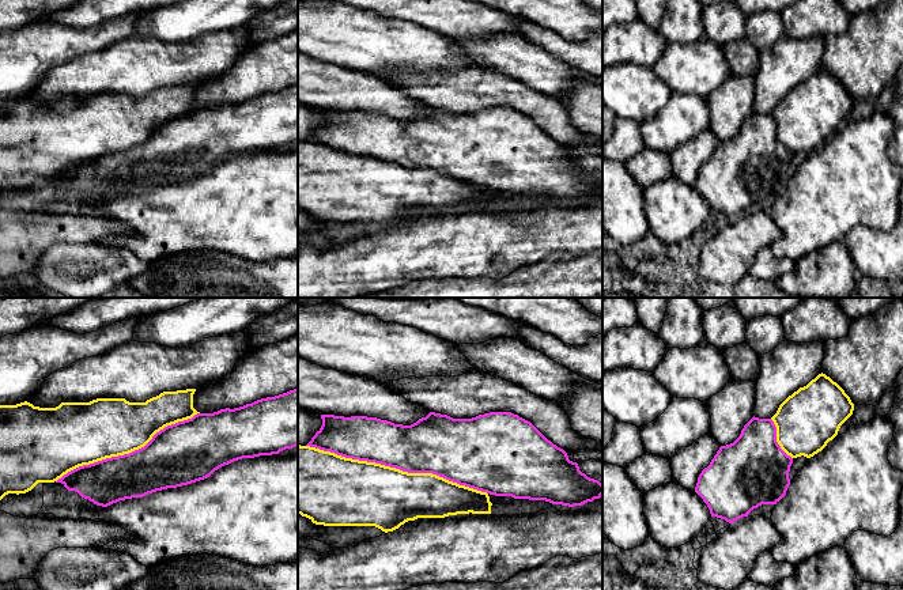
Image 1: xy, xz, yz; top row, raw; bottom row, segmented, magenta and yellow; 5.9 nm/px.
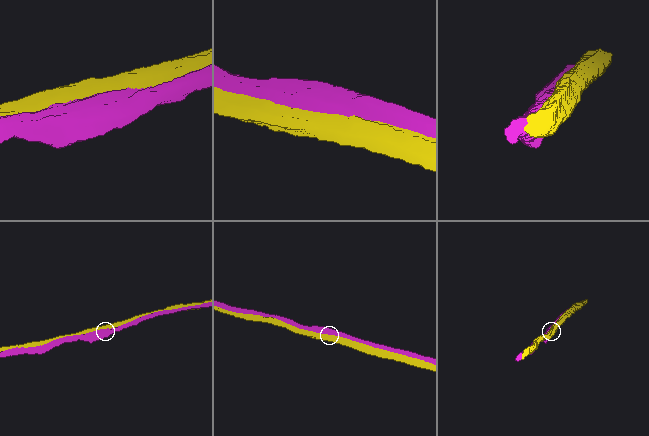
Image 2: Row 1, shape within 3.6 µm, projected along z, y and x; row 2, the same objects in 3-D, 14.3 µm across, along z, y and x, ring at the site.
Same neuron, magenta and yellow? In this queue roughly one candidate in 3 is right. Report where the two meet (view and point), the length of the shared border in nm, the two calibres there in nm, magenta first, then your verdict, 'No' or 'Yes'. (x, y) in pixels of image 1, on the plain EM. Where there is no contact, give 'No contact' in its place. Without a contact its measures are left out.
Touches magenta at xz (397, 163). Shared border 1100 nm. Thickness 340 nm (magenta) against 380 nm. No

